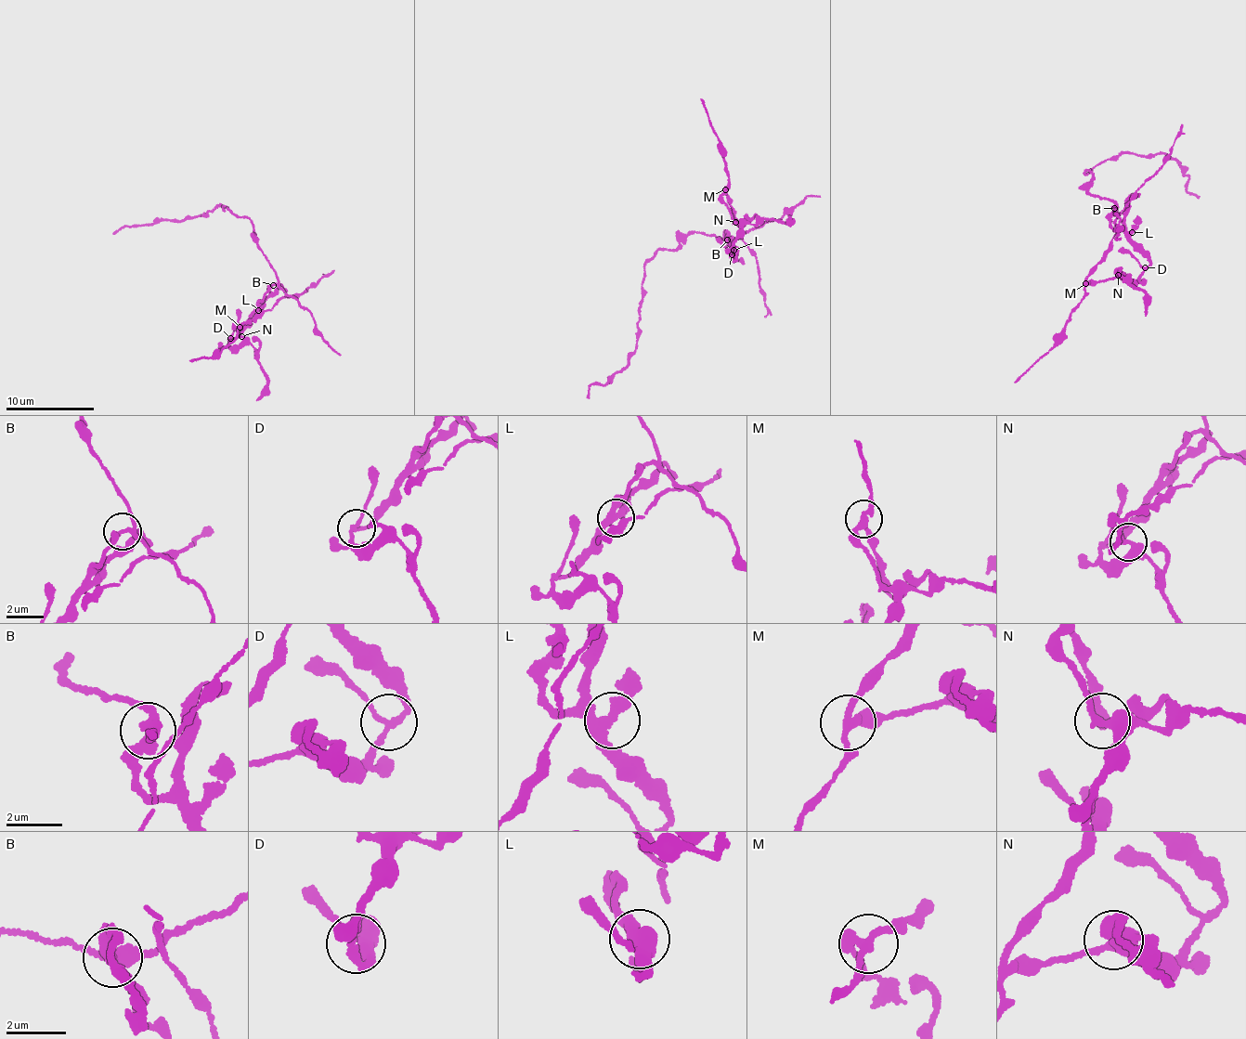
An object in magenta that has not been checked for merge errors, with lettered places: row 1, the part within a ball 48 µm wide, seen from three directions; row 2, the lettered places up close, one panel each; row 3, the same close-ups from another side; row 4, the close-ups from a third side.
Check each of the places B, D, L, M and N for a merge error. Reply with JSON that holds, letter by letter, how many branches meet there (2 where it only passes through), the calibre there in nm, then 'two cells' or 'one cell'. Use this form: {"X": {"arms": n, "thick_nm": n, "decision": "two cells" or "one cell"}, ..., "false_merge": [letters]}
{"B": {"arms": 3, "thick_nm": 280, "decision": "two cells"}, "D": {"arms": 3, "thick_nm": 190, "decision": "one cell"}, "L": {"arms": 3, "thick_nm": 300, "decision": "one cell"}, "M": {"arms": 3, "thick_nm": 240, "decision": "two cells"}, "N": {"arms": 2, "thick_nm": 340, "decision": "one cell"}, "false_merge": ["B", "M"]}

